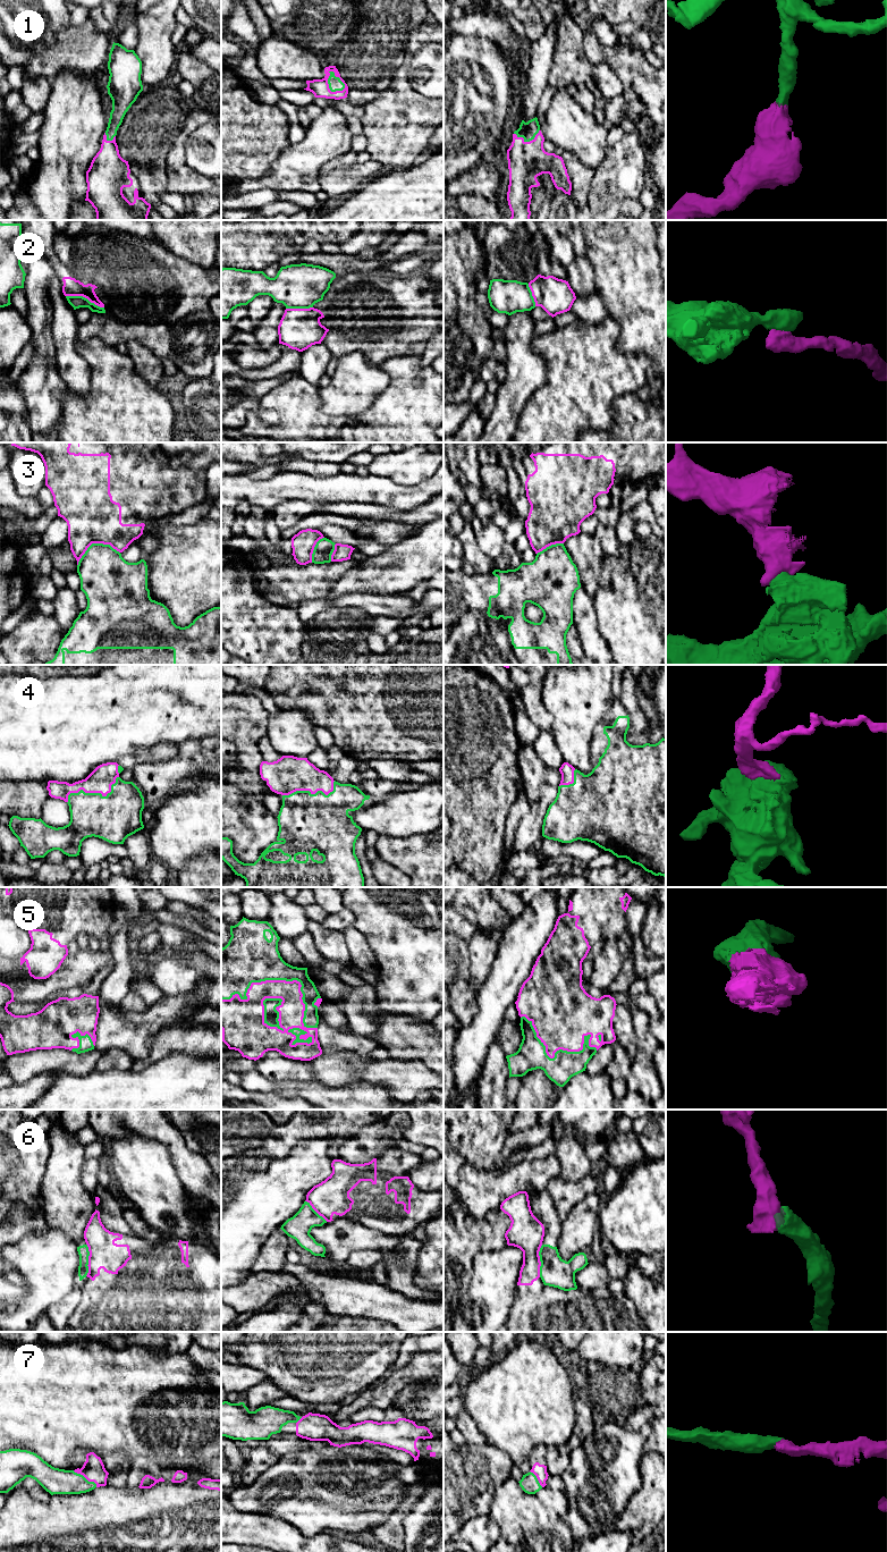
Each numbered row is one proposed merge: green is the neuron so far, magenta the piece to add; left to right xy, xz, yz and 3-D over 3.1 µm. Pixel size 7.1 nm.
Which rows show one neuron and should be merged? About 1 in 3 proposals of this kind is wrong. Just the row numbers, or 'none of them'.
1, 4, 5, 7

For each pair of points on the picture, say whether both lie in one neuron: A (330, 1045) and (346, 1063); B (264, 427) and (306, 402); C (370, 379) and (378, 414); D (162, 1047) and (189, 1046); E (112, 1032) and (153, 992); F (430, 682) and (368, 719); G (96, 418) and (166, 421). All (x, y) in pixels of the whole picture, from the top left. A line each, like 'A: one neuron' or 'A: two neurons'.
A: two neurons
B: one neuron
C: two neurons
D: one neuron
E: two neurons
F: one neuron
G: one neuron

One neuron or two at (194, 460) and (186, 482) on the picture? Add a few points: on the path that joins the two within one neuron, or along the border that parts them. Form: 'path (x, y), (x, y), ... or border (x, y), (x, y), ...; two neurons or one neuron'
border (167, 456), (174, 466), (204, 471); two neurons

